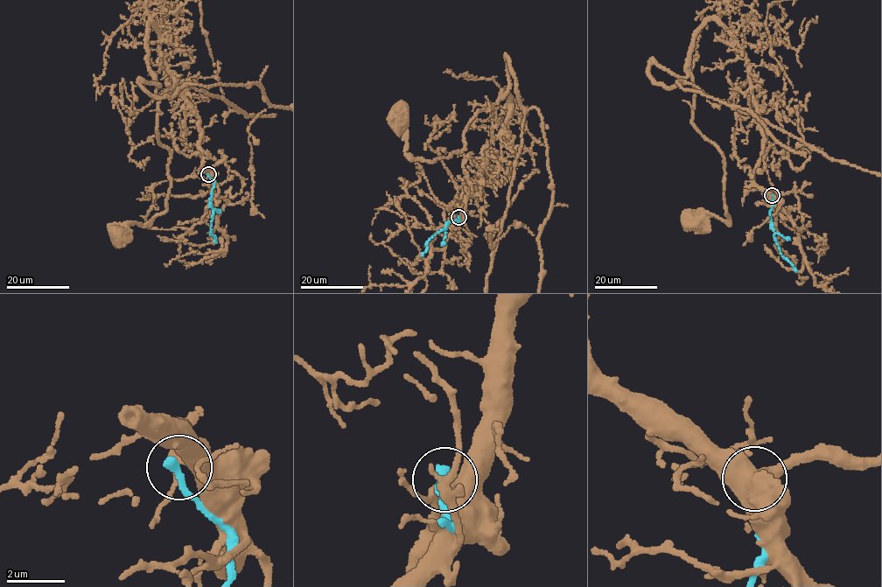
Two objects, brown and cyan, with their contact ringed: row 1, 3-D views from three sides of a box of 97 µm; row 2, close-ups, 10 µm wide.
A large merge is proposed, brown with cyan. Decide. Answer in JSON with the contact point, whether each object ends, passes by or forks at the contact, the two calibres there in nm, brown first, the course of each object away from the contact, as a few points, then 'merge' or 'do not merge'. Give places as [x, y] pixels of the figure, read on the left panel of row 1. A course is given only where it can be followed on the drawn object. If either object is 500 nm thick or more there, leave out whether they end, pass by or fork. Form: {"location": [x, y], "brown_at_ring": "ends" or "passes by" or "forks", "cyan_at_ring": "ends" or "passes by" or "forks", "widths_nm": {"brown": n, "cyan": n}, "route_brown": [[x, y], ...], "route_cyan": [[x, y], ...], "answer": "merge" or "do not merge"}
{"location": [208, 174], "brown_at_ring": "forks", "cyan_at_ring": "ends", "widths_nm": {"brown": 400, "cyan": 320}, "route_brown": [[208, 173], [200, 118], [149, 24], [171, 191], [166, 209], [115, 232]], "route_cyan": [[208, 174], [213, 183], [209, 206], [213, 210], [211, 231], [215, 242]], "answer": "do not merge"}

